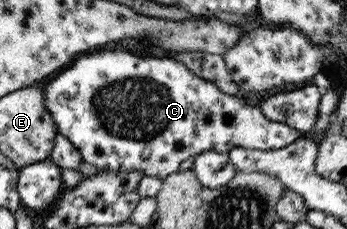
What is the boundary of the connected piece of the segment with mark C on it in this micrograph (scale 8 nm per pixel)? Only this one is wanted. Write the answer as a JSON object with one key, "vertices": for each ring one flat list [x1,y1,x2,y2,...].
{"vertices":[[117,48,76,56,70,64,59,70,52,80,46,83,46,87,44,87,44,106,57,132,63,134,78,150,83,162,95,166,98,171,102,172,122,173,139,170,144,176,154,176,160,180,173,174,184,160,192,159,196,154,208,151,227,154,230,148,236,146,262,151,279,150,284,146,289,146,294,140,304,137,304,133,294,130,284,123,264,118,258,107,246,104,245,98,240,94,222,94,222,91,218,90,212,82,206,82,206,80,197,77,181,62,163,55,136,56,136,54,130,54,130,52,124,52,124,50,118,50]]}

